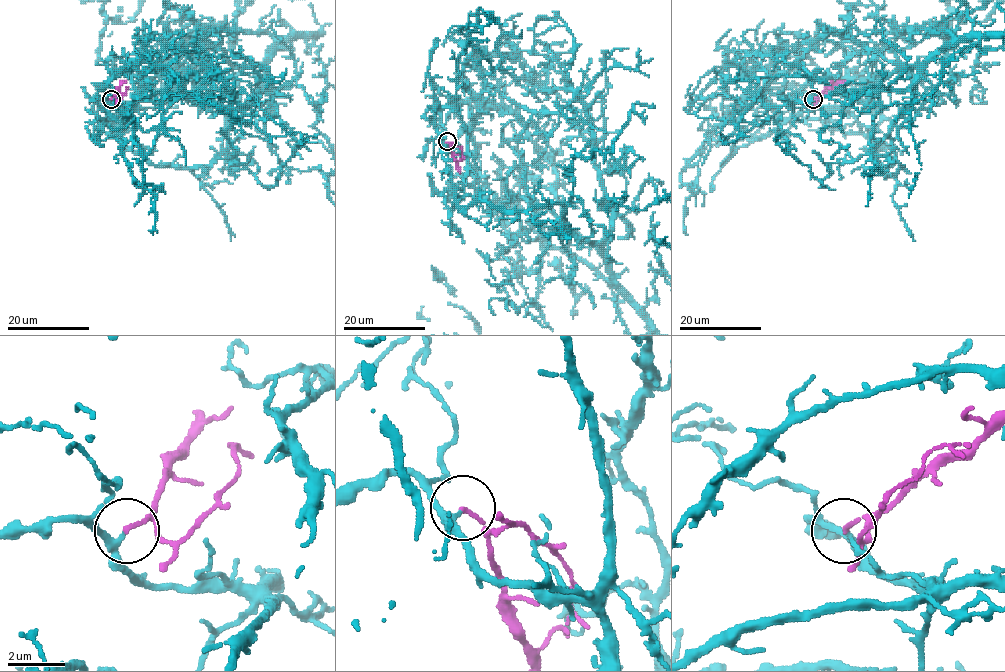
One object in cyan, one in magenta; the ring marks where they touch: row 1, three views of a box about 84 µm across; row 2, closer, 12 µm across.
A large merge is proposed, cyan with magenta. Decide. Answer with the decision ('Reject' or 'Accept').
Accept

